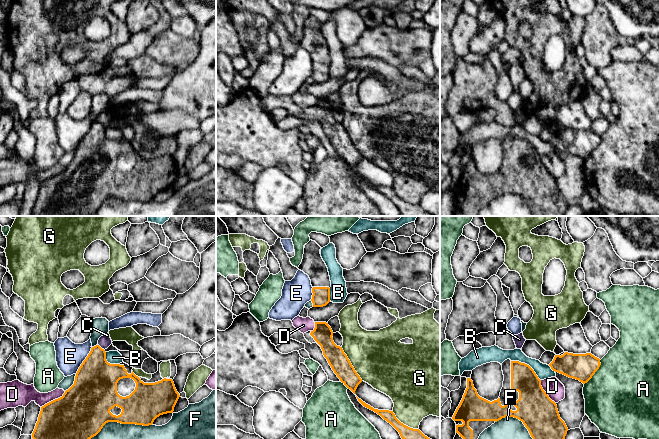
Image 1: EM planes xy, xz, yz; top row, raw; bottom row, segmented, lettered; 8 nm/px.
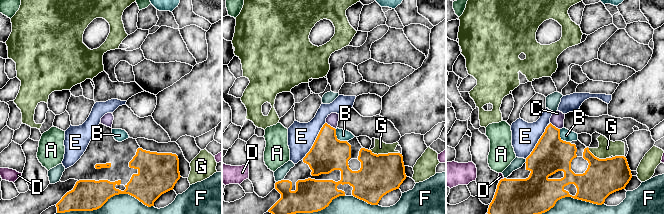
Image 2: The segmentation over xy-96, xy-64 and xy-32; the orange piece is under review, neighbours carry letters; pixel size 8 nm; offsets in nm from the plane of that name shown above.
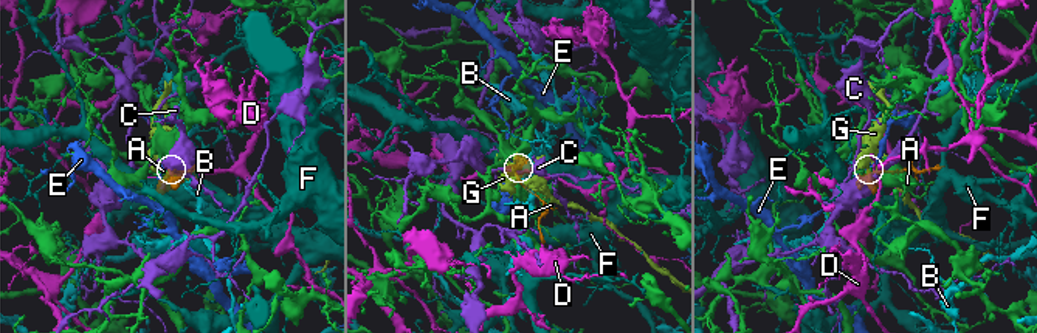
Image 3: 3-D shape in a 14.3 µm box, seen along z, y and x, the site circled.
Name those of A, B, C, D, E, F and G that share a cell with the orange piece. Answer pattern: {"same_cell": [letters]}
{"same_cell": []}

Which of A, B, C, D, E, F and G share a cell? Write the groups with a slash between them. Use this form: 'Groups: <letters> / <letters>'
Groups: A / B / C / D / E / F / G

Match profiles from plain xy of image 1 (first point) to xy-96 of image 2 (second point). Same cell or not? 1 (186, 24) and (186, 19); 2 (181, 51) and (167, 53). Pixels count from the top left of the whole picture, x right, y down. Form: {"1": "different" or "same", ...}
{"1": "different", "2": "same"}

